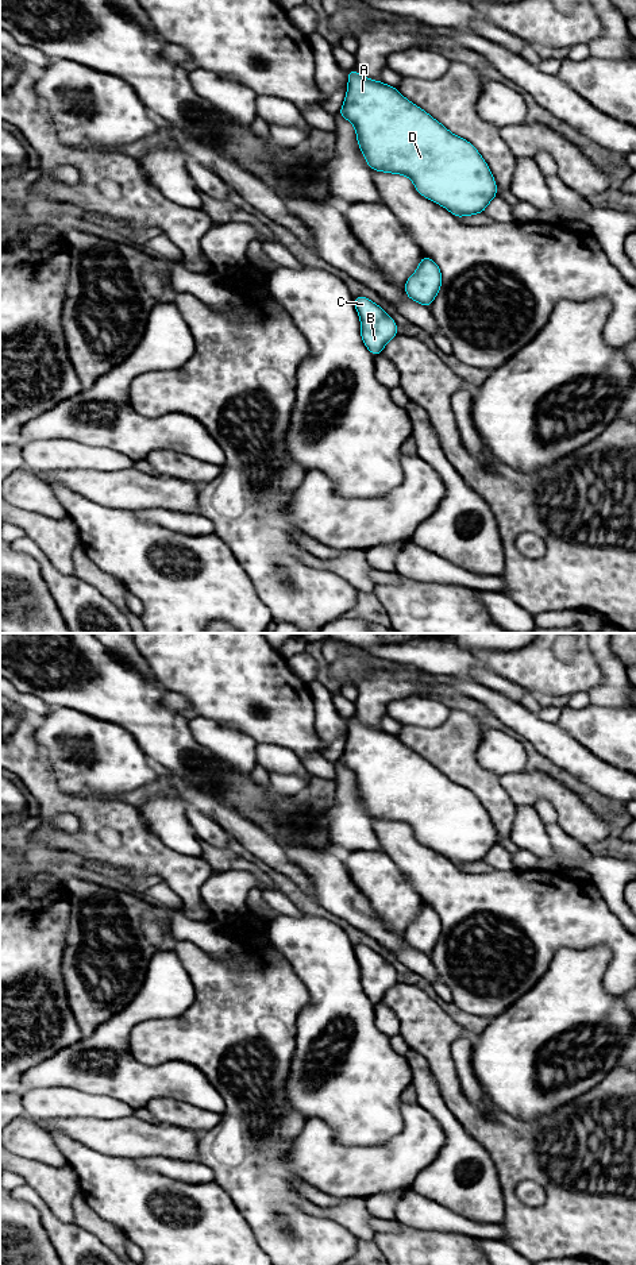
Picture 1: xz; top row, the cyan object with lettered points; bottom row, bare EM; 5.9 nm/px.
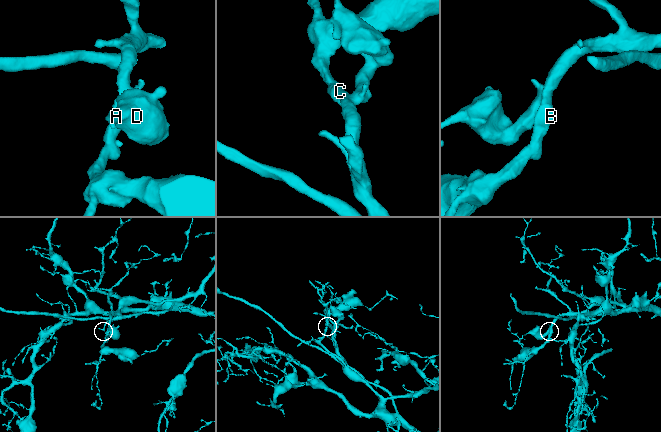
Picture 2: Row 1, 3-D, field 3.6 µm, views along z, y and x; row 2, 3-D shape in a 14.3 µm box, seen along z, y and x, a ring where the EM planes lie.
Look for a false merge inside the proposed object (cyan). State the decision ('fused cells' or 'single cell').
single cell

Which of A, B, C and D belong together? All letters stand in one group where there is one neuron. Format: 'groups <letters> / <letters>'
groups A B C D

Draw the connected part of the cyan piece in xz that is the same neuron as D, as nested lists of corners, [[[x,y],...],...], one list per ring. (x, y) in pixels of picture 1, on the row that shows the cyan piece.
[[[354,68],[348,70],[347,95],[339,115],[354,126],[358,146],[373,170],[409,177],[423,197],[444,207],[455,217],[483,213],[487,204],[497,197],[494,177],[478,150],[466,139],[450,132],[420,107],[406,100],[396,86],[361,76]]]

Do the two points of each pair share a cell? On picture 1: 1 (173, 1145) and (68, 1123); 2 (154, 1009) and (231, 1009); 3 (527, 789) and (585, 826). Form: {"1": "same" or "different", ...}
{"1": "same", "2": "different", "3": "same"}

